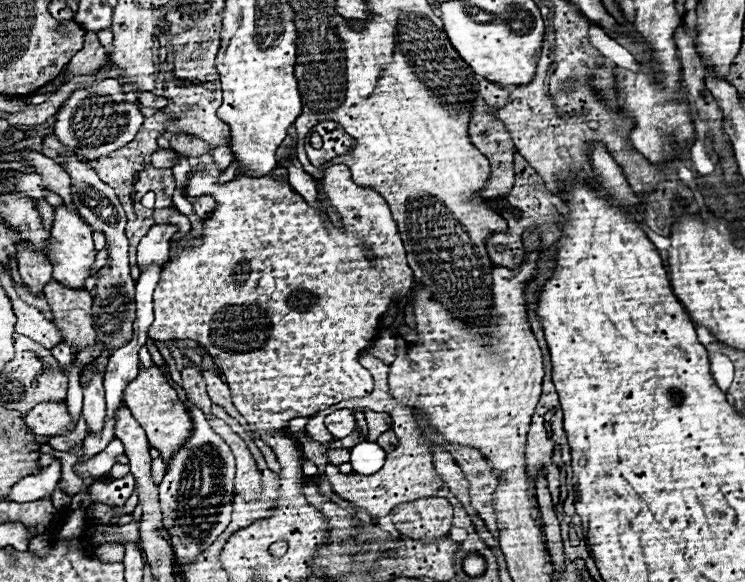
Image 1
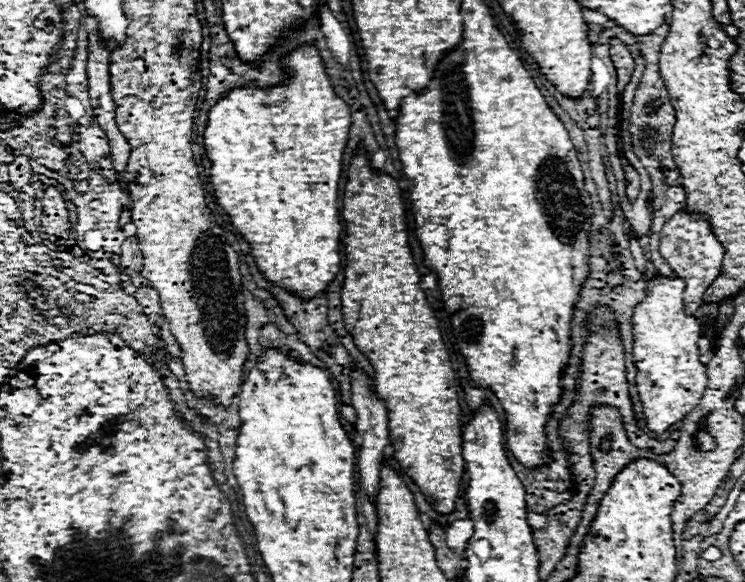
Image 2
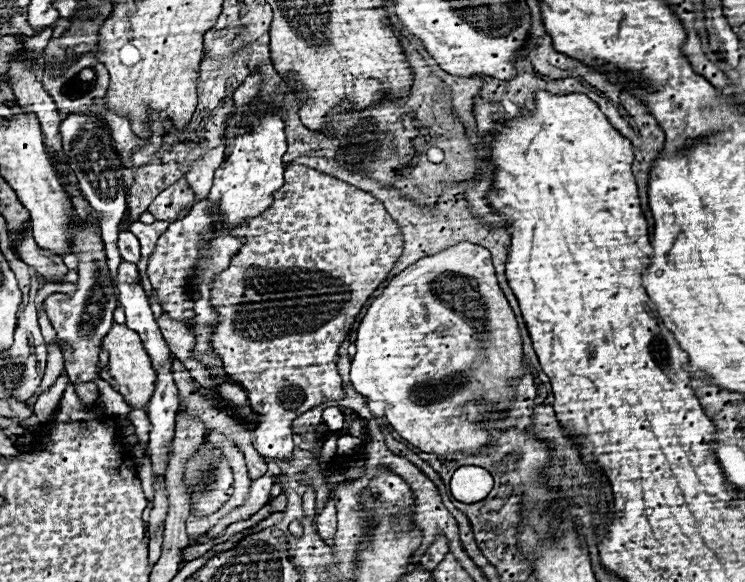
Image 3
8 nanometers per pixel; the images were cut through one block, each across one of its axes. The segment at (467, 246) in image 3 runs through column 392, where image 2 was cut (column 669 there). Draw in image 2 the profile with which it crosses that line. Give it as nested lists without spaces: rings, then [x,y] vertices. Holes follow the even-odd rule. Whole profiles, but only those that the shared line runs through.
[[[682,278],[648,280],[646,298],[634,308],[632,334],[634,334],[634,364],[636,364],[636,390],[644,408],[646,428],[654,434],[664,434],[674,424],[682,422],[704,396],[708,374],[706,364],[700,362],[698,340],[702,324],[696,316],[688,316],[682,302],[686,282]]]

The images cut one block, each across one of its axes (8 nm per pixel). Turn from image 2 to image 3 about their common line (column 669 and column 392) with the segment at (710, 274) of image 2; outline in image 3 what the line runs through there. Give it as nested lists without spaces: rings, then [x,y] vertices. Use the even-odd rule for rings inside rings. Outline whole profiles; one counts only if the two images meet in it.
[[[288,164],[284,186],[276,192],[272,208],[256,220],[248,220],[236,234],[244,236],[246,244],[232,258],[228,272],[212,282],[212,304],[218,308],[220,320],[212,334],[212,348],[222,358],[226,376],[246,388],[250,406],[260,412],[260,424],[254,428],[254,448],[264,458],[288,462],[294,452],[292,420],[322,402],[344,398],[342,378],[336,368],[338,348],[346,340],[354,316],[360,314],[366,300],[400,258],[404,240],[398,224],[370,192],[294,164]]]

